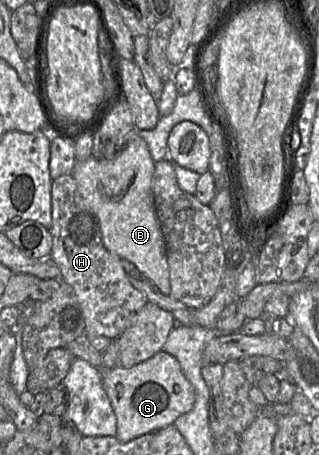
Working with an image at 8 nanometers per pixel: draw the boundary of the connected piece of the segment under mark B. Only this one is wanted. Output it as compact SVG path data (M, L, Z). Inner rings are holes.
M137 131L128 135L120 154L110 160L90 157L77 161L72 177L78 190L97 215L104 247L120 259L133 263L164 295L170 295L171 285L166 245L157 217L152 193L152 176L155 163L148 145Z

